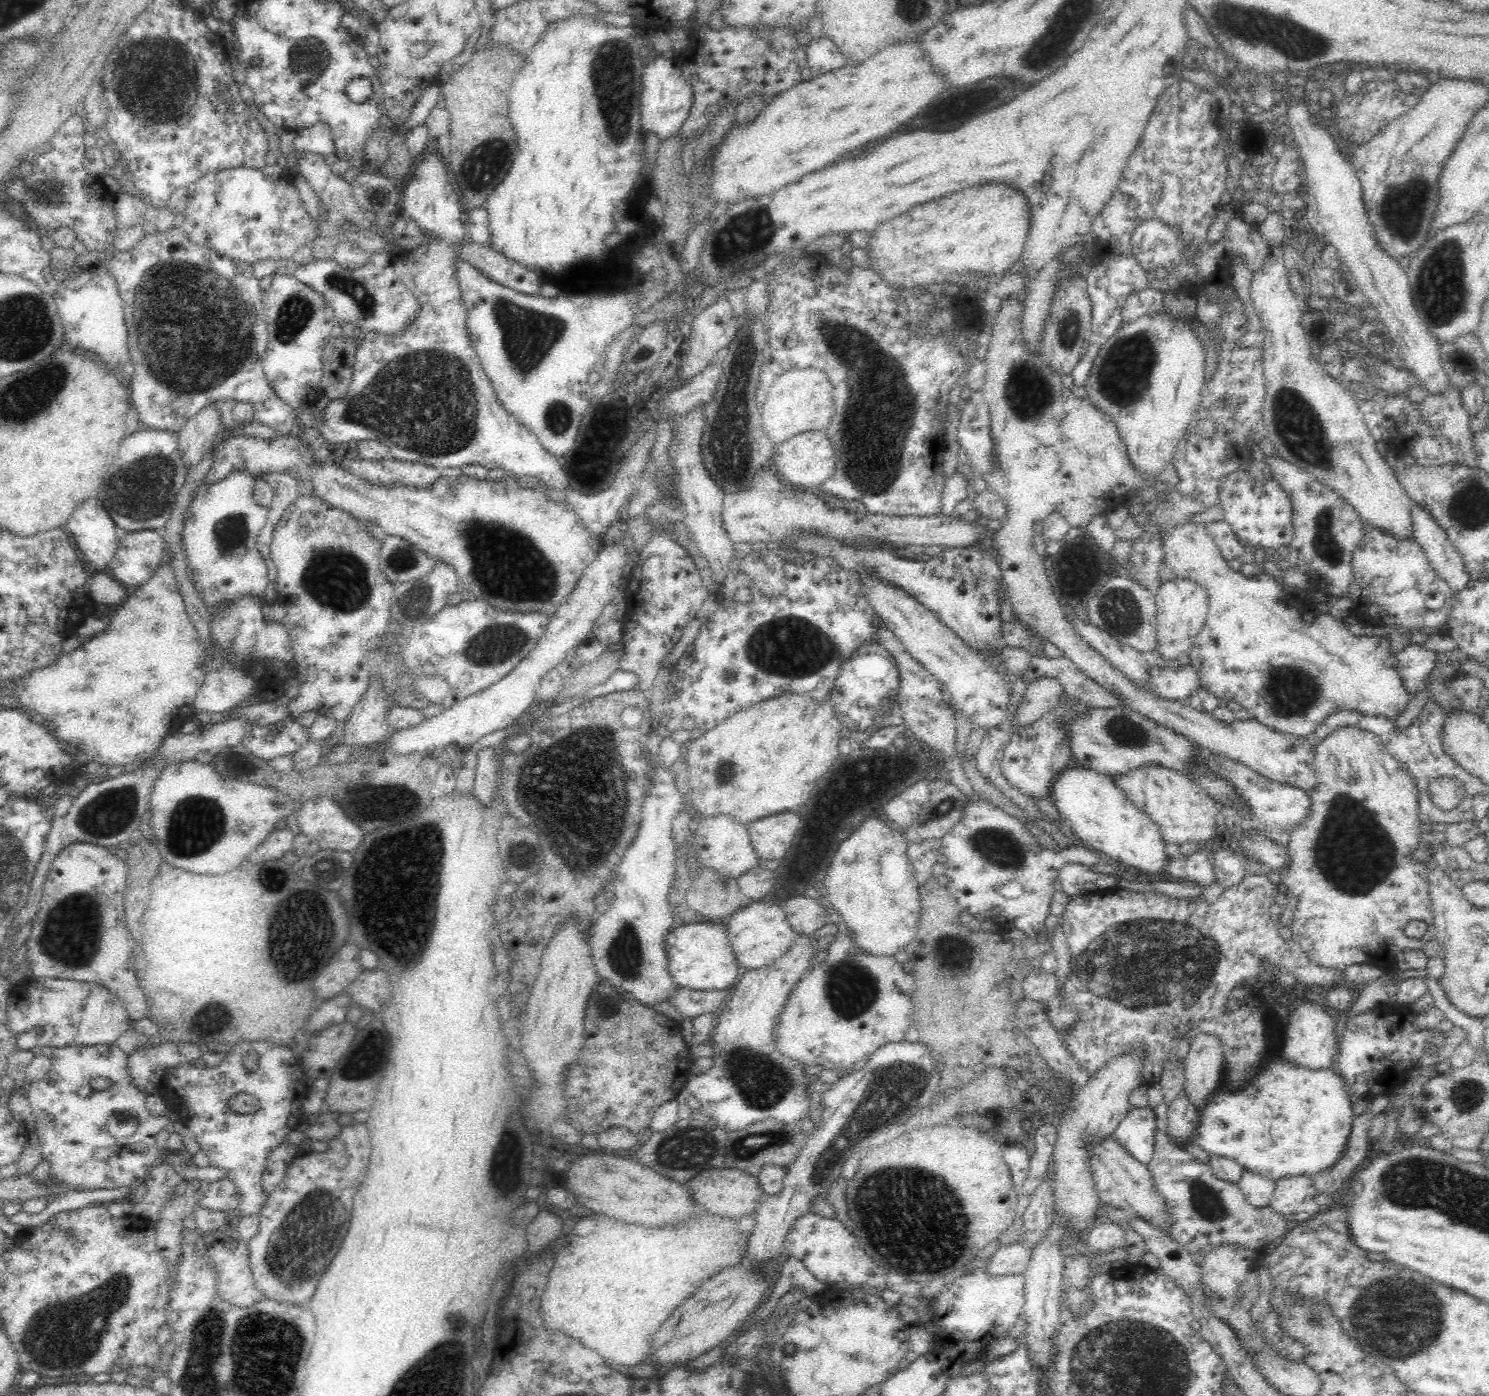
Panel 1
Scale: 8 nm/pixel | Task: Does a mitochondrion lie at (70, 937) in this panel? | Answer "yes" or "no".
yes

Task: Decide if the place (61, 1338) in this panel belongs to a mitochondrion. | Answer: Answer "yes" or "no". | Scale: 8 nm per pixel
yes

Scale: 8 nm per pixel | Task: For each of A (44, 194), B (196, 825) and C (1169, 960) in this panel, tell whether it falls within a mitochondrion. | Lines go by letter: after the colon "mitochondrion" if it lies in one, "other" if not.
A: mitochondrion
B: mitochondrion
C: mitochondrion

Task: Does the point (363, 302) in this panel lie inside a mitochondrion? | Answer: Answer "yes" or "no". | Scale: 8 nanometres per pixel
yes

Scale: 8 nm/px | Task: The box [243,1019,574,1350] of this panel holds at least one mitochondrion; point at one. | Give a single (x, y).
(296, 1255)

